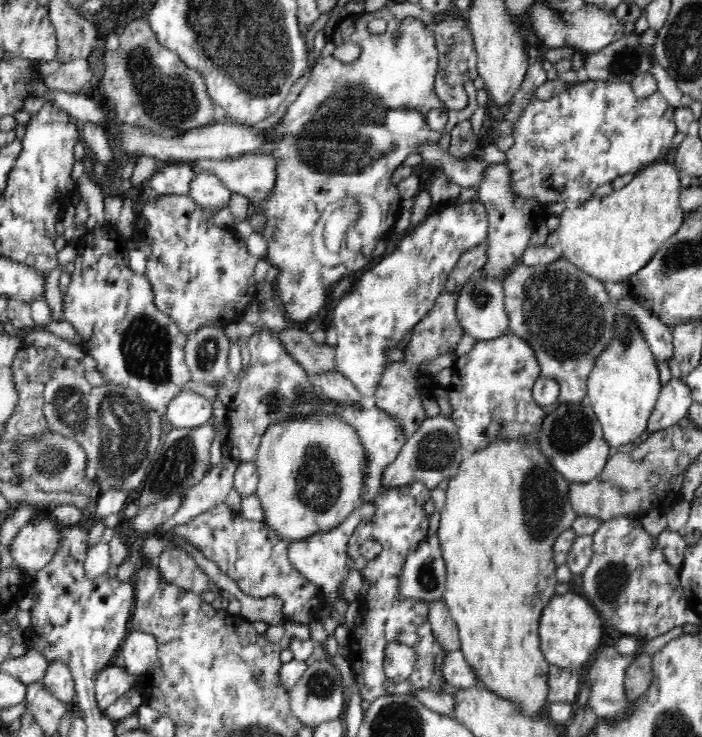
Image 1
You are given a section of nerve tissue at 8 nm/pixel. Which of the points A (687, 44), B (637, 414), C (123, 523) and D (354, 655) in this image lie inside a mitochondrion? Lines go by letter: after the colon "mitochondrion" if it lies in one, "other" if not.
A: mitochondrion
B: other
C: other
D: other

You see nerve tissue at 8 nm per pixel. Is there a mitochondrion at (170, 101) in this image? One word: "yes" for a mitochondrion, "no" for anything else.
yes

